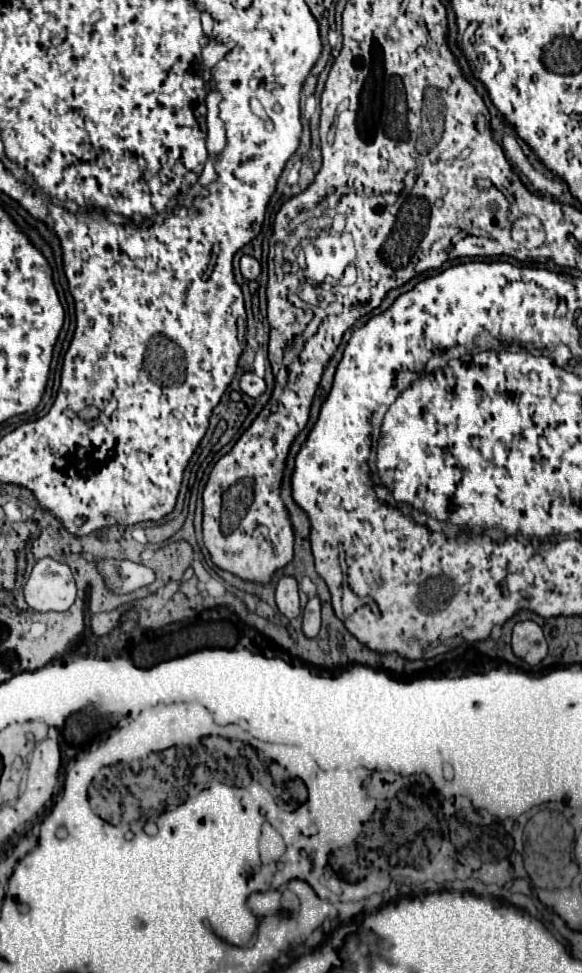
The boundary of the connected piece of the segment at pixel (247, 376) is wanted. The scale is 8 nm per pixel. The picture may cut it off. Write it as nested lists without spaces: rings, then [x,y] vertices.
[[[245,372],[245,374],[241,376],[241,380],[239,380],[239,386],[241,386],[241,390],[243,390],[247,396],[251,396],[251,398],[257,398],[257,396],[261,396],[261,394],[265,392],[265,382],[263,382],[263,378],[257,378],[253,372]]]

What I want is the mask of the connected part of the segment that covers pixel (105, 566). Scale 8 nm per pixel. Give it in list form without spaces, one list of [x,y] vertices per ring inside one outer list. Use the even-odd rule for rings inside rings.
[[[101,560],[97,564],[99,574],[105,580],[105,586],[111,592],[127,594],[138,588],[153,583],[155,573],[150,568],[137,568],[135,562],[129,560]],[[139,570],[139,572],[137,572]]]

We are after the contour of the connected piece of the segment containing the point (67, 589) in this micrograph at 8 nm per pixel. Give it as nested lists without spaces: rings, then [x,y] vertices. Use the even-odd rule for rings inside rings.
[[[46,558],[39,560],[25,584],[25,602],[37,612],[65,612],[75,600],[75,580],[71,580],[69,566],[63,563],[46,563]]]

